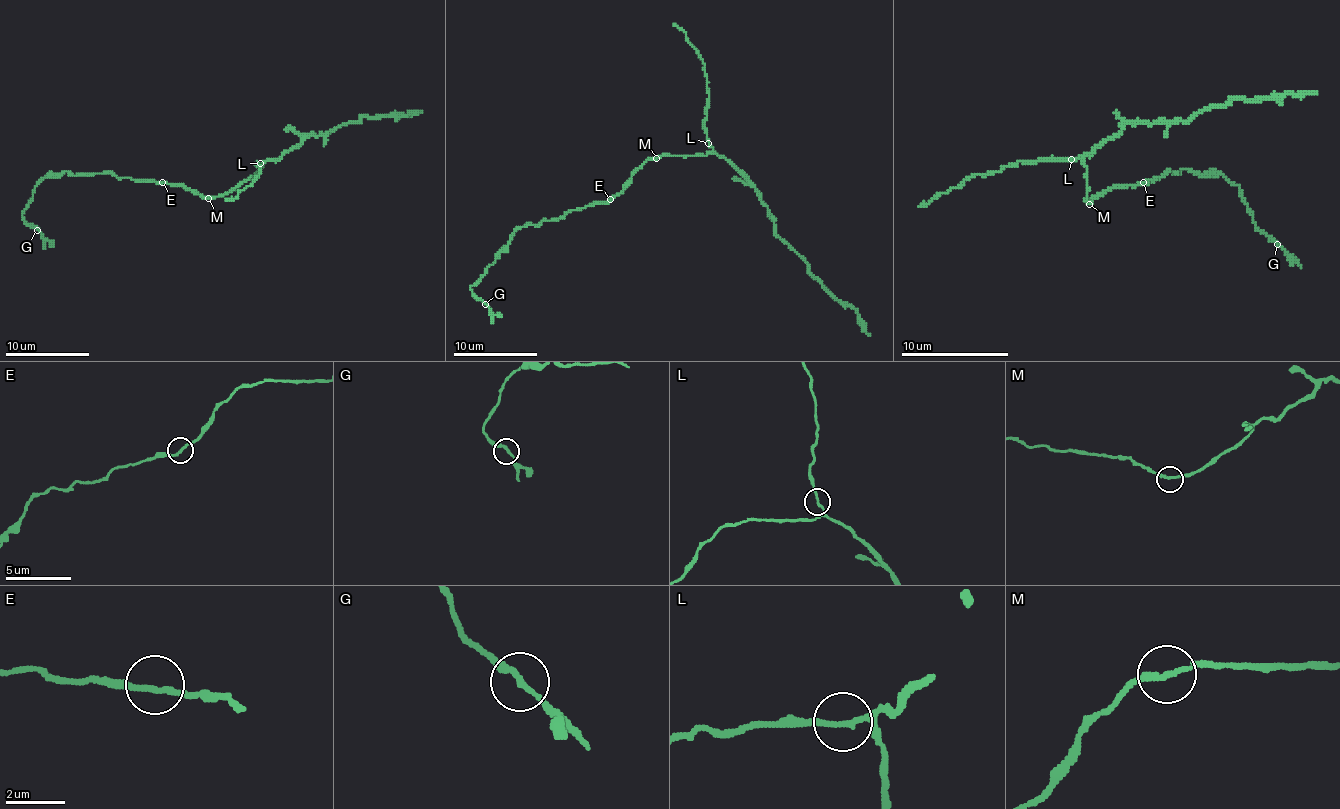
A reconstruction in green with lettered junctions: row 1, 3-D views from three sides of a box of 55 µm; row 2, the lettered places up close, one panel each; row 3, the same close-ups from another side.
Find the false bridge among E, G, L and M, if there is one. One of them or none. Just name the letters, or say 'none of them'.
none of them

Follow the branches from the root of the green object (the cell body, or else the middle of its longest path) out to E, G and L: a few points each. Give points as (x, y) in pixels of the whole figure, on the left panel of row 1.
E: (211, 196), (200, 196), (183, 186), (162, 182)
G: (211, 196), (175, 184), (66, 171), (47, 175), (35, 188), (22, 217), (37, 230)
L: (211, 196), (223, 196), (236, 190), (265, 163), (261, 163)

